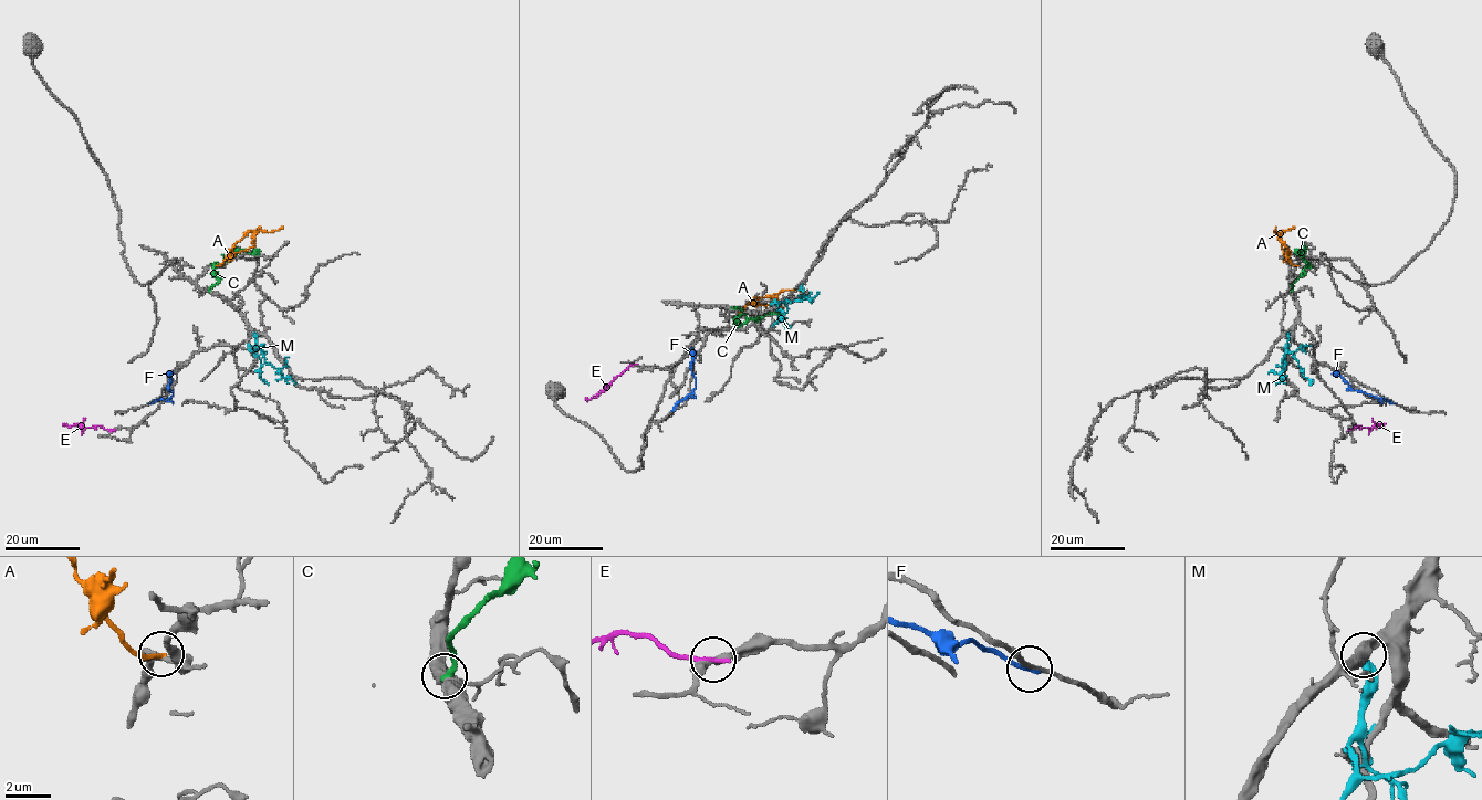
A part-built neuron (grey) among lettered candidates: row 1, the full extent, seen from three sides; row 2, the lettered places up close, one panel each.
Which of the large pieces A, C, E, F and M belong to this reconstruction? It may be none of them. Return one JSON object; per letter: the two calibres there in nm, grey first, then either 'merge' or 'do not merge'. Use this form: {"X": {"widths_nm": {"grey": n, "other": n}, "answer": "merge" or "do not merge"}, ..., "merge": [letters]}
{"A": {"widths_nm": {"grey": 280, "other": 180}, "answer": "do not merge"}, "C": {"widths_nm": {"grey": 440, "other": 280}, "answer": "do not merge"}, "E": {"widths_nm": {"grey": 440, "other": 200}, "answer": "do not merge"}, "F": {"widths_nm": {"grey": 220, "other": 260}, "answer": "do not merge"}, "M": {"widths_nm": {"grey": 440, "other": 400}, "answer": "do not merge"}, "merge": []}

